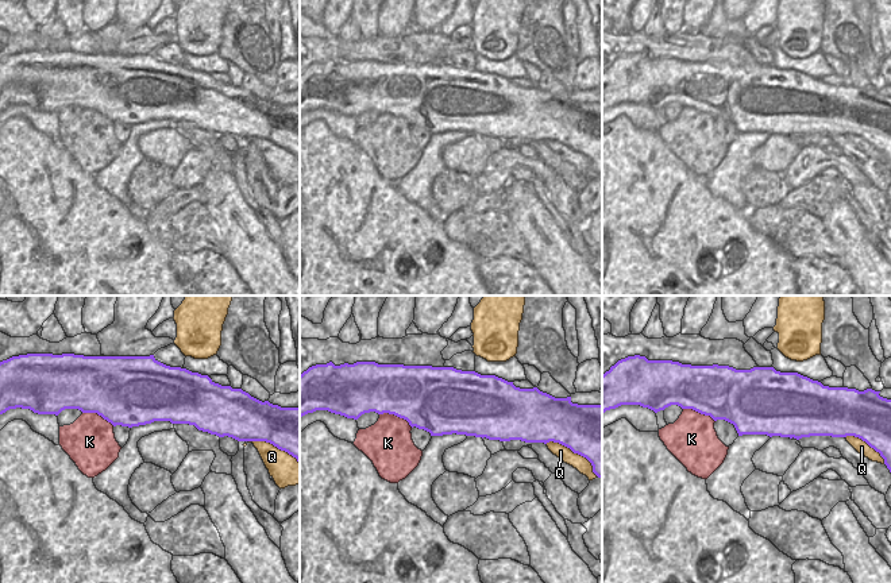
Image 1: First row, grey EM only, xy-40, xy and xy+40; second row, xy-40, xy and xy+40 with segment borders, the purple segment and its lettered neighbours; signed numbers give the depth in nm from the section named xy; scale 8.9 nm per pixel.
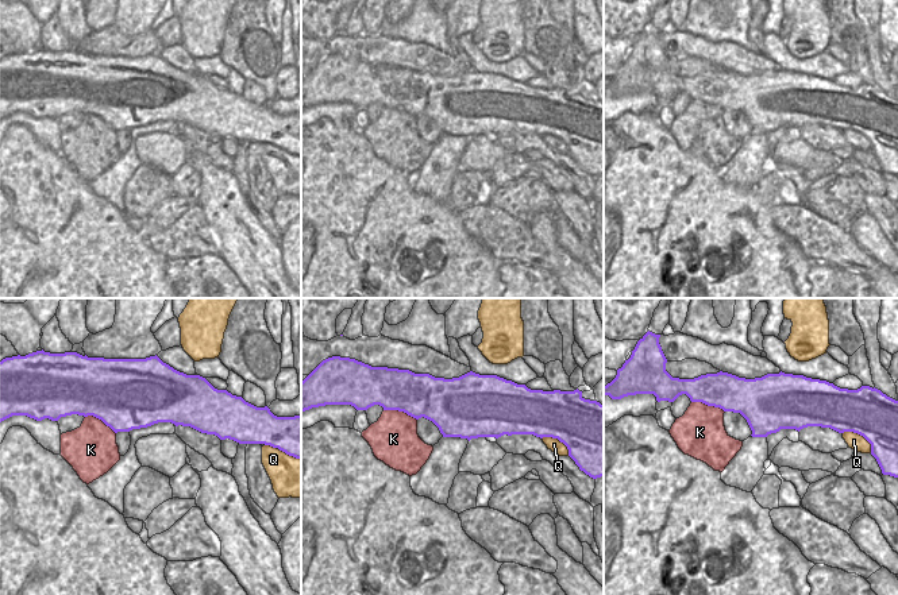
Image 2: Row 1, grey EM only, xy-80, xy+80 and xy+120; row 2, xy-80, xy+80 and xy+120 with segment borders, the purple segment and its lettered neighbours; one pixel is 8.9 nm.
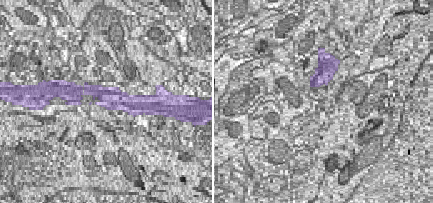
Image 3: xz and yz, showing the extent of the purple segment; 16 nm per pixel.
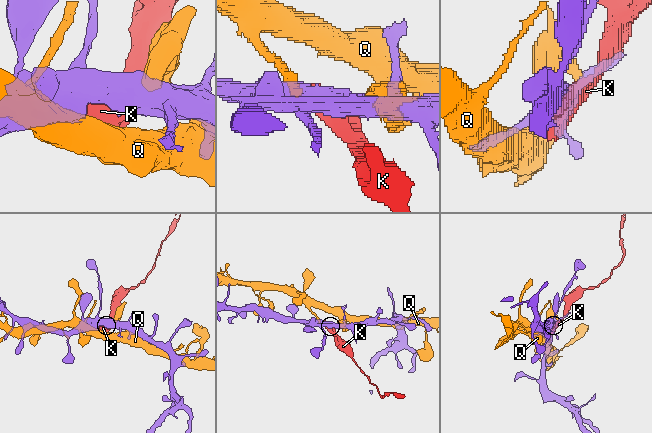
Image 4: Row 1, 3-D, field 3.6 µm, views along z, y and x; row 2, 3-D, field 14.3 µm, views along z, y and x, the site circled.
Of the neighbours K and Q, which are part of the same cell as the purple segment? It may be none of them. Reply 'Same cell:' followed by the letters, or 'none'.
Same cell: none

